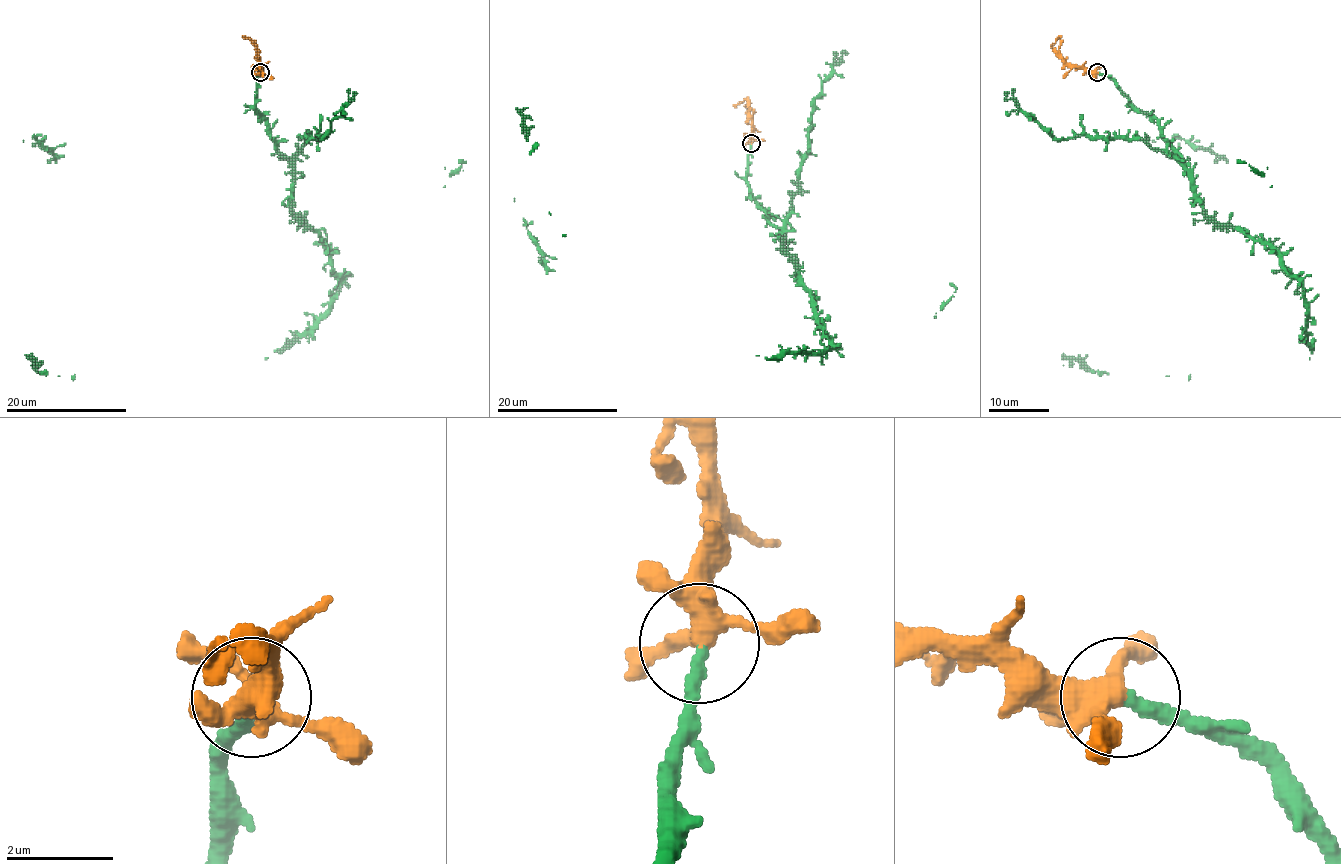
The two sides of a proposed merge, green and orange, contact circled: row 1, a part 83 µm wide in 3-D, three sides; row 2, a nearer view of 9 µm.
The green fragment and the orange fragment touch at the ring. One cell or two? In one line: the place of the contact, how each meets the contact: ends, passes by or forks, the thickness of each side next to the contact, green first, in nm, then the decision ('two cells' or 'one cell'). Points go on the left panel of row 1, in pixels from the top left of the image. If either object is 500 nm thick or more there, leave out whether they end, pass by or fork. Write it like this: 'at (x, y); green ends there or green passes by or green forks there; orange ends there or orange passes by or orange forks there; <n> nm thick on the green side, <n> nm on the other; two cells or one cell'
at (260, 72); green ends there; orange forks there; 240 nm thick on the green side, 320 nm on the other; one cell

